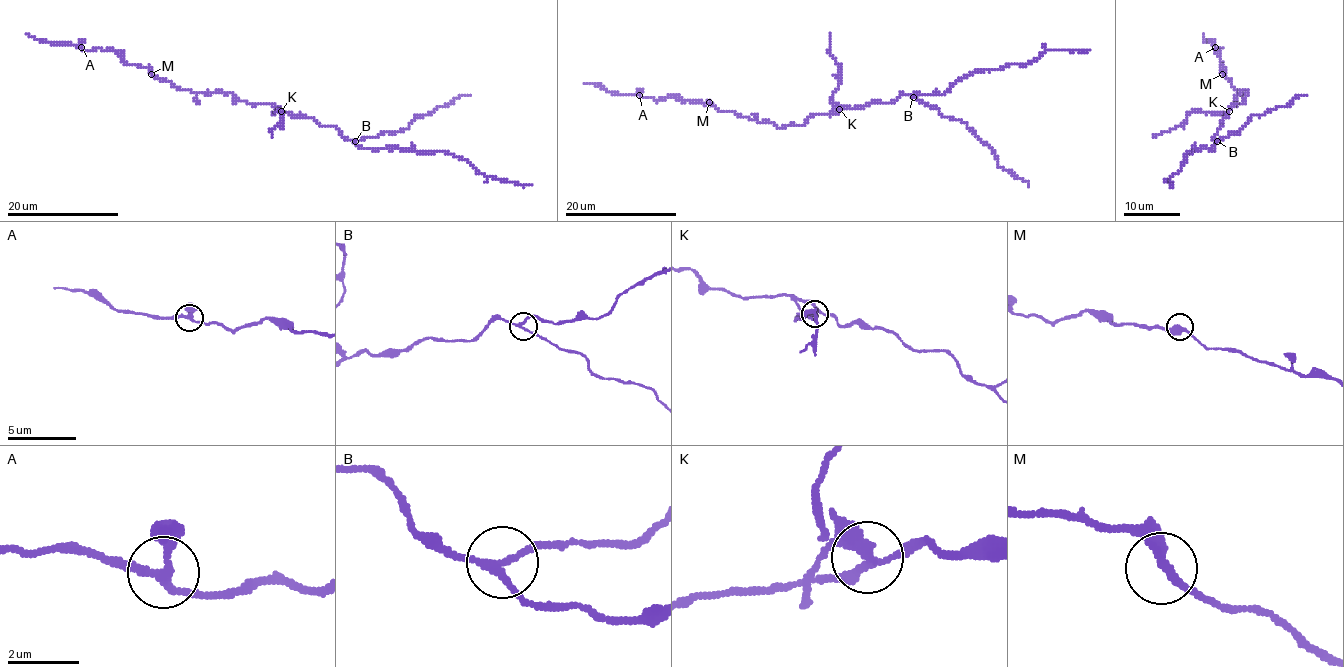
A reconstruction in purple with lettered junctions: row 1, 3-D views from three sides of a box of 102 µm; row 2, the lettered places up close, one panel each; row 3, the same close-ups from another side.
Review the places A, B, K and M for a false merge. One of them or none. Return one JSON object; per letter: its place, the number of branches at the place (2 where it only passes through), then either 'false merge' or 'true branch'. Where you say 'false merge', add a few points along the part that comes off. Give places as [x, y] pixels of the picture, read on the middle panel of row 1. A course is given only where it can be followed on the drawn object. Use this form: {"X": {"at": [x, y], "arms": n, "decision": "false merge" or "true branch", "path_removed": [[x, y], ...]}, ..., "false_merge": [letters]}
{"A": {"at": [639, 95], "arms": 3, "decision": "true branch"}, "B": {"at": [913, 97], "arms": 3, "decision": "true branch"}, "K": {"at": [839, 109], "arms": 5, "decision": "false merge", "path_removed": [[839, 109], [832, 94], [839, 85], [840, 66], [829, 52], [831, 34]]}, "M": {"at": [709, 102], "arms": 3, "decision": "true branch"}, "false_merge": ["K"]}

